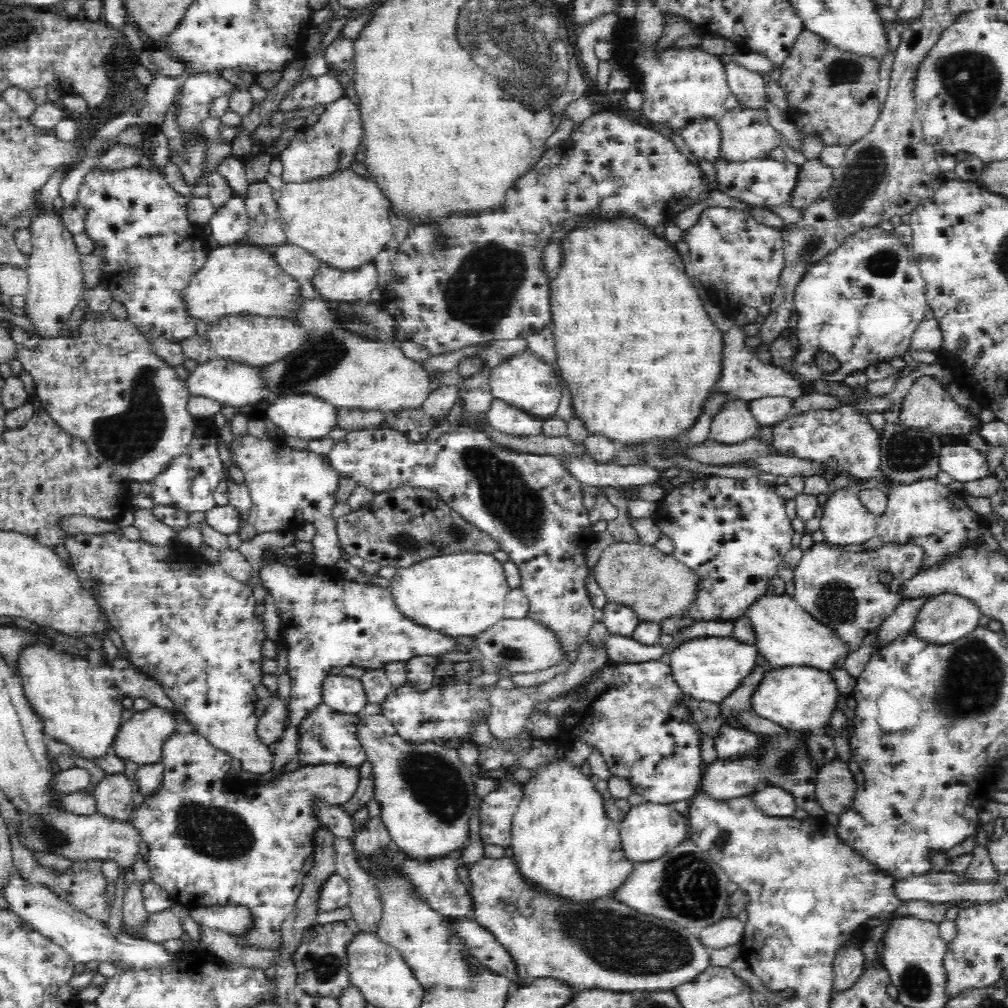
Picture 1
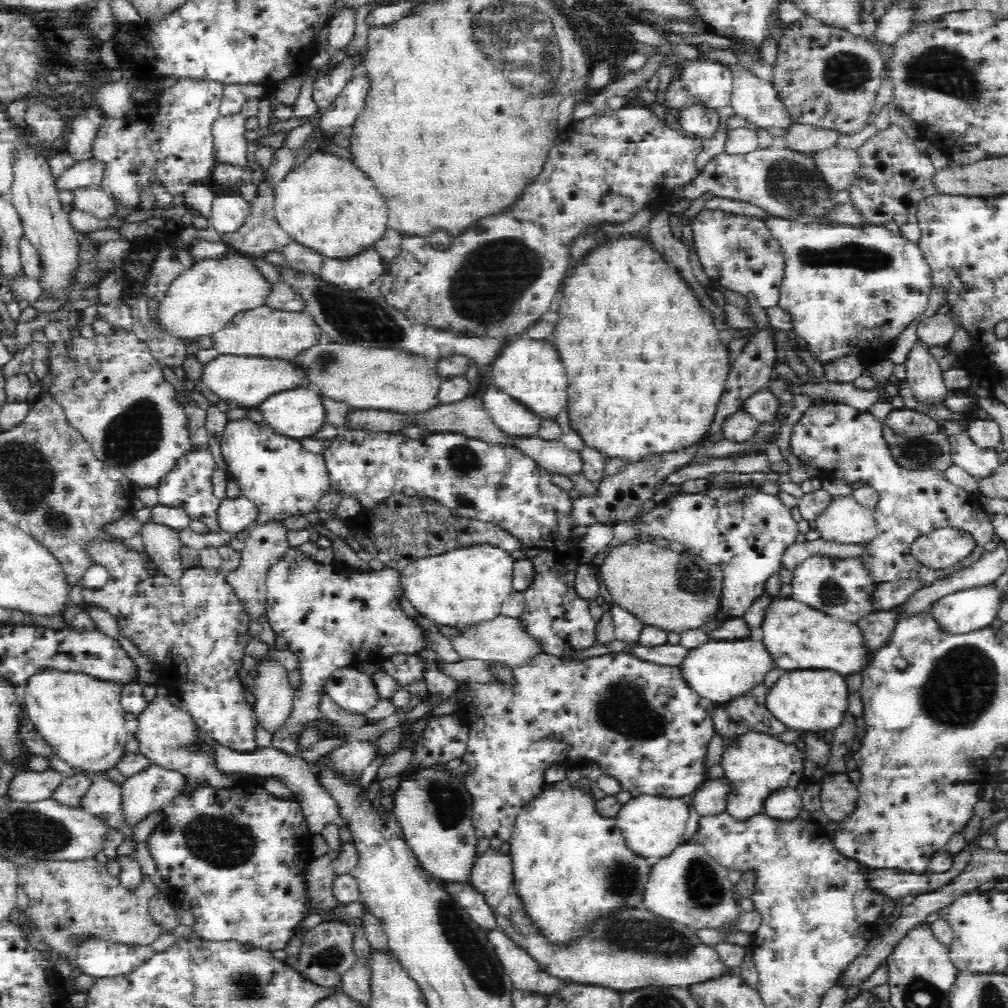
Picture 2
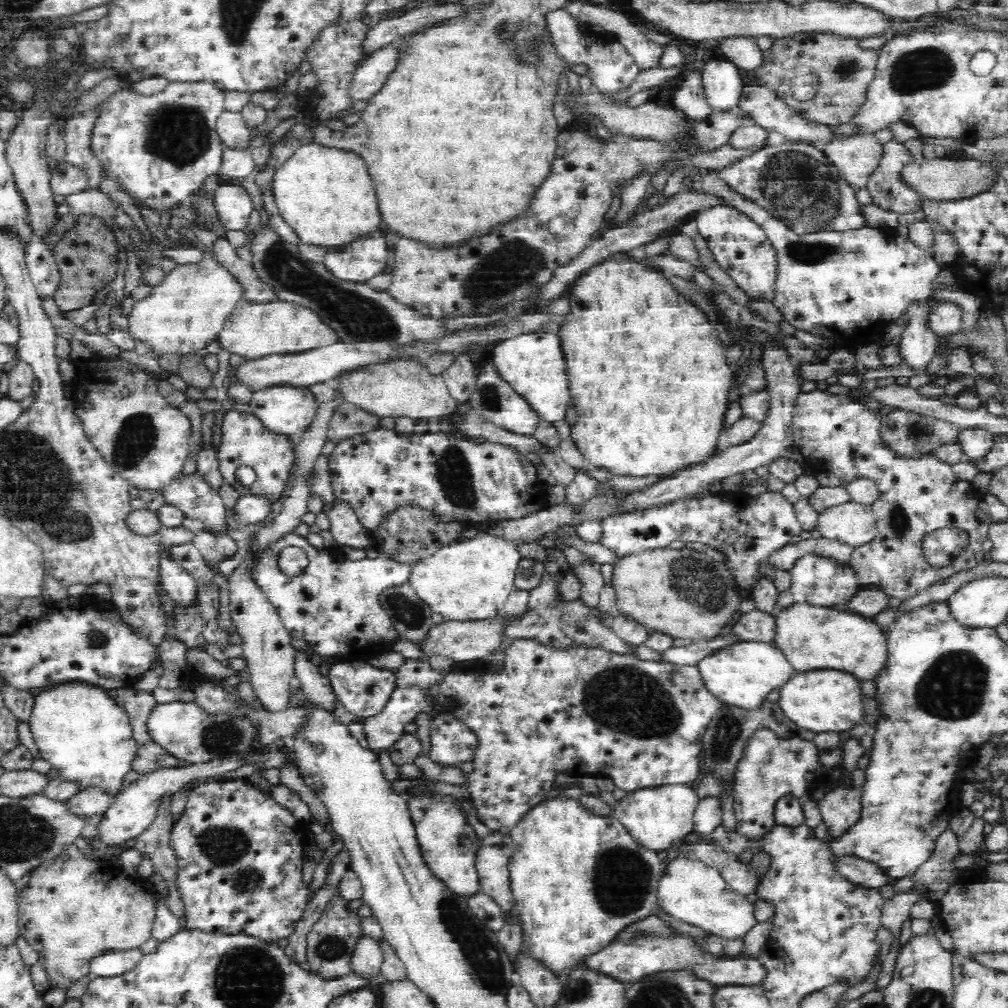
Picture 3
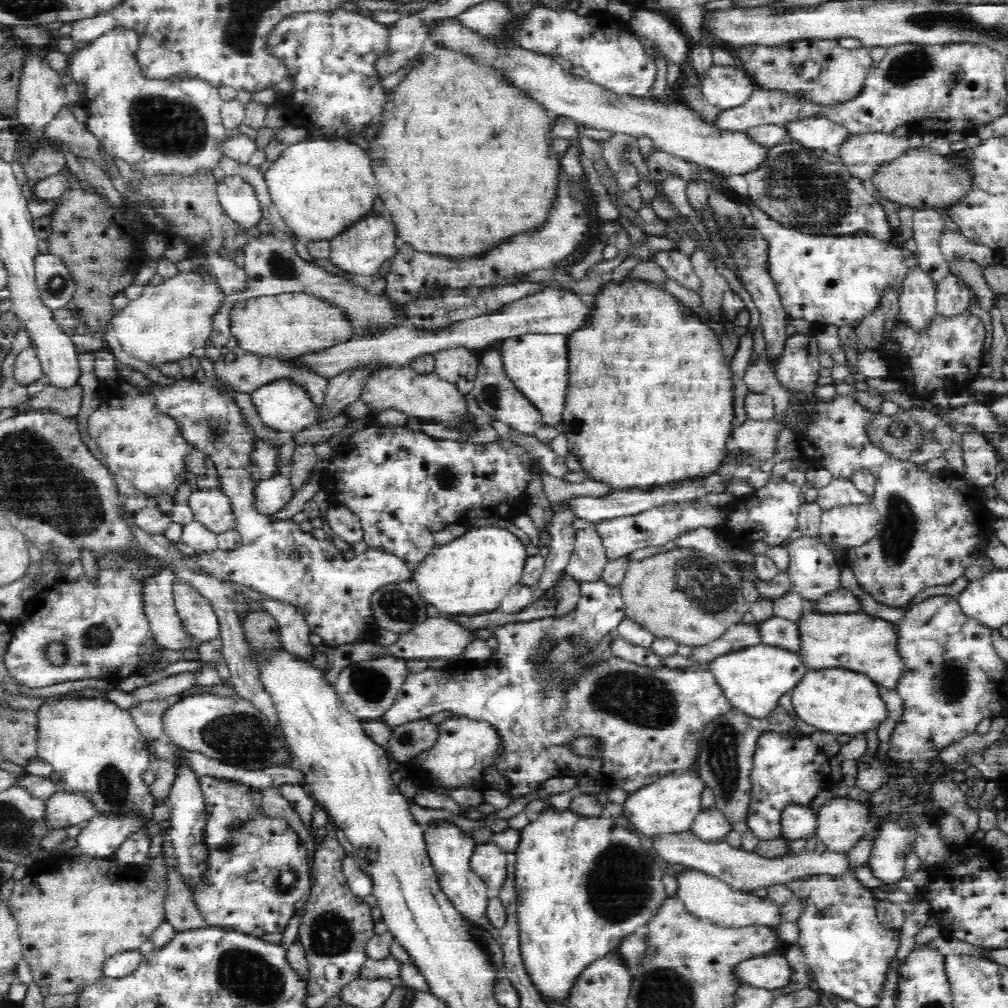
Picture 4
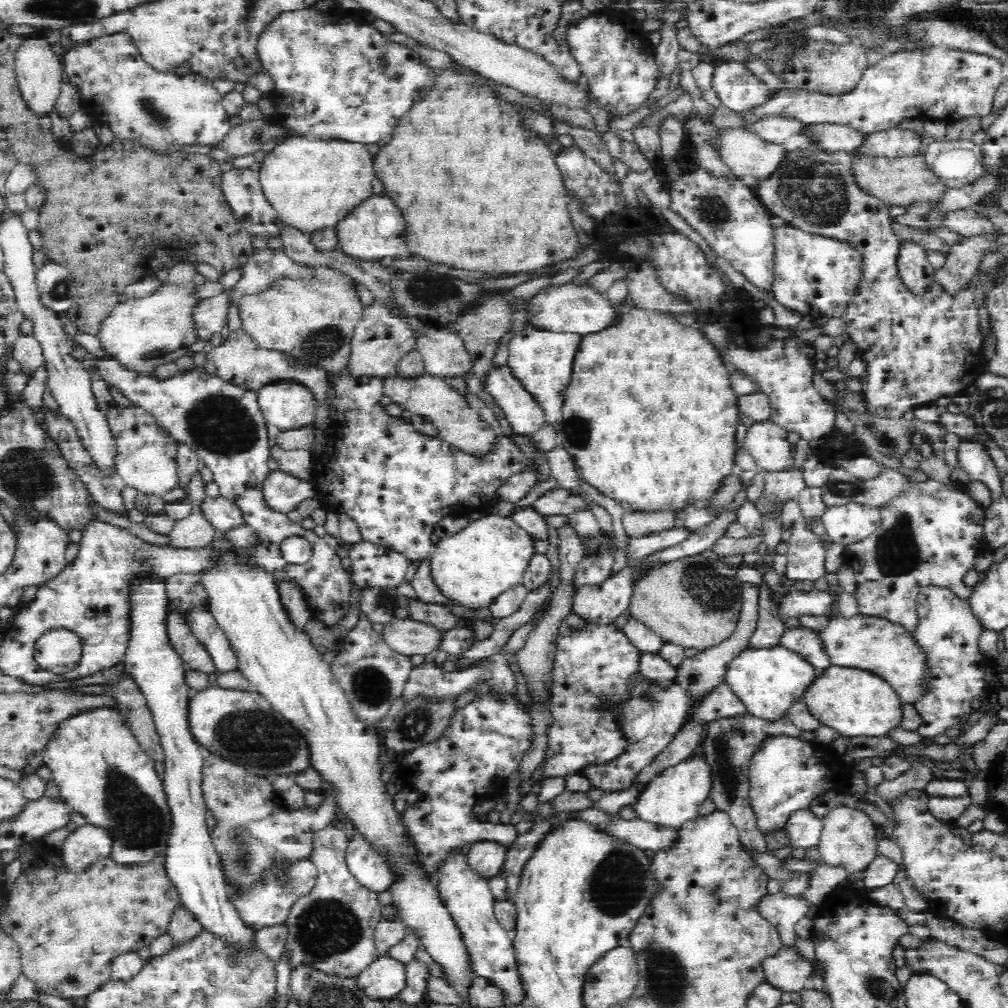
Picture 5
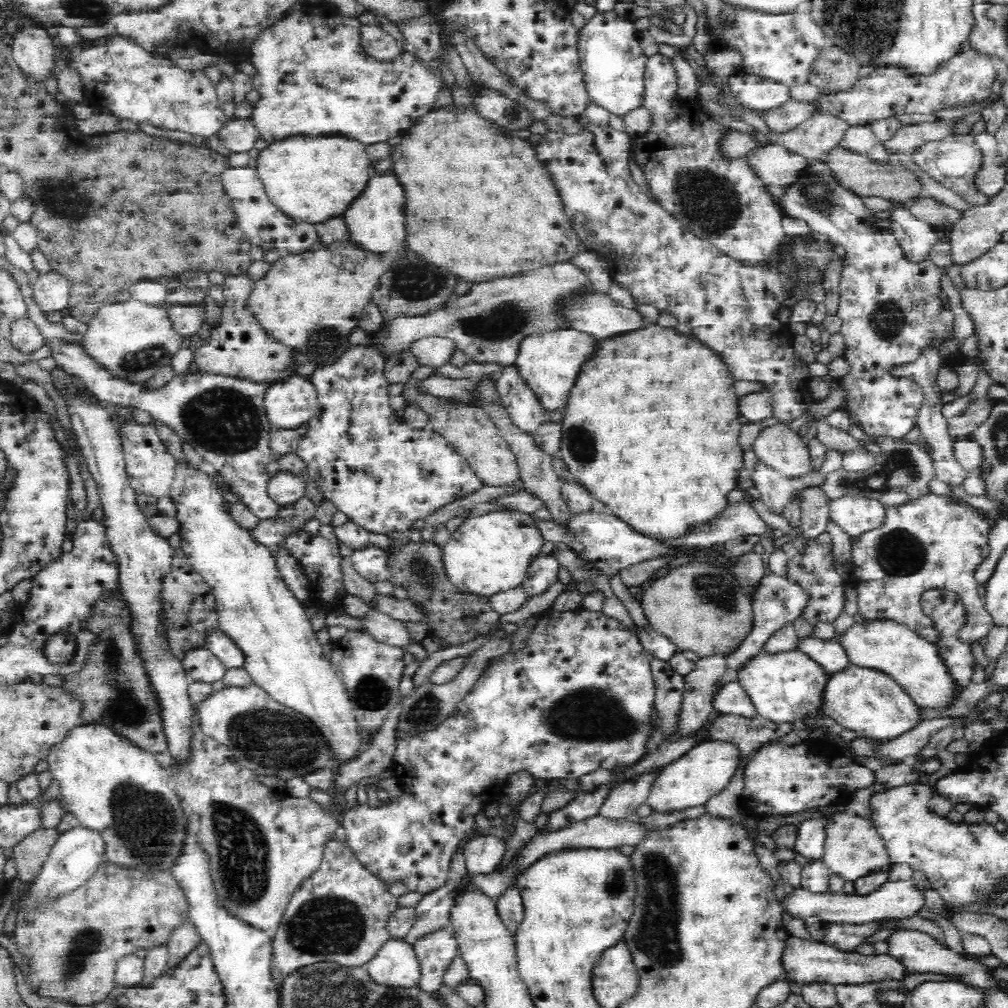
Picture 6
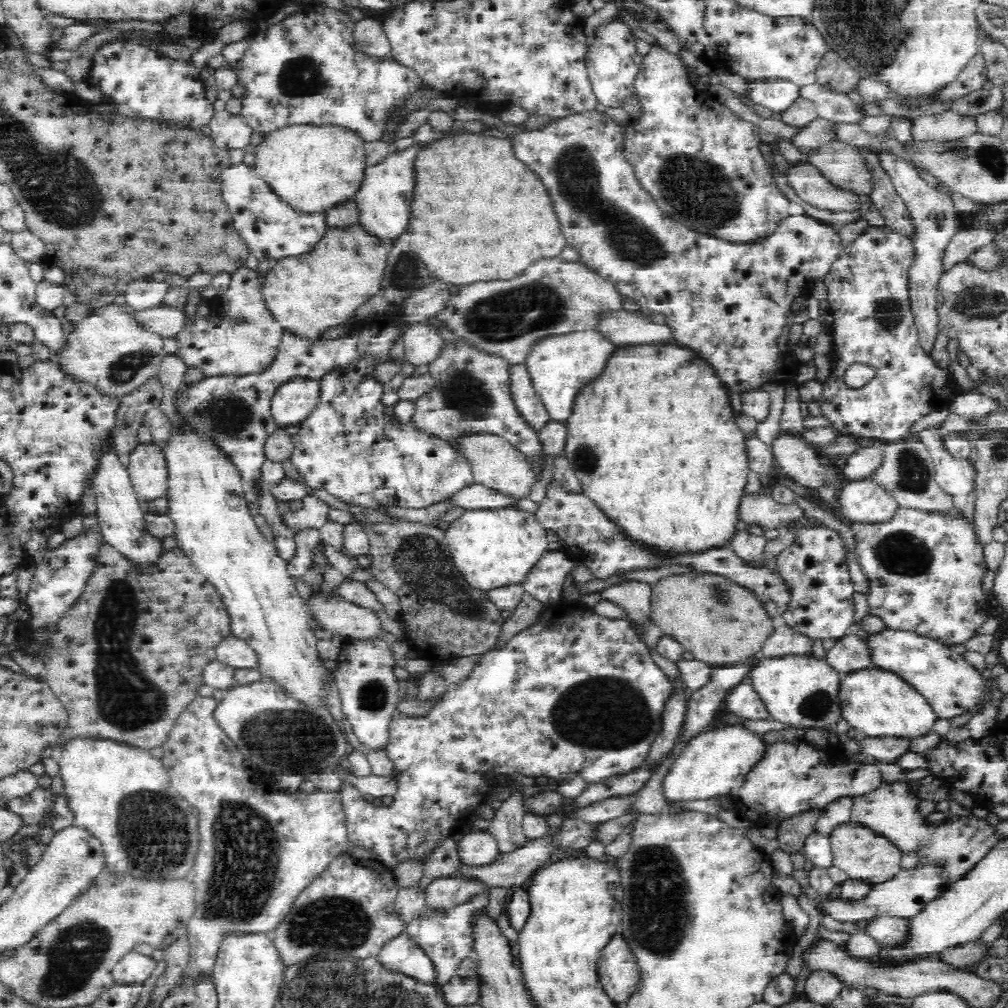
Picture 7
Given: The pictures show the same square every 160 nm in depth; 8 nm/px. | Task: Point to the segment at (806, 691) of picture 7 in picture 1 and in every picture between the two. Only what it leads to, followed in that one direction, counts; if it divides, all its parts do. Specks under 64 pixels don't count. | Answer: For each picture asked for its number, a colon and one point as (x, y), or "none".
1: (709, 669)
2: (722, 671)
3: (742, 675)
4: (753, 679)
5: (768, 681)
6: (786, 687)

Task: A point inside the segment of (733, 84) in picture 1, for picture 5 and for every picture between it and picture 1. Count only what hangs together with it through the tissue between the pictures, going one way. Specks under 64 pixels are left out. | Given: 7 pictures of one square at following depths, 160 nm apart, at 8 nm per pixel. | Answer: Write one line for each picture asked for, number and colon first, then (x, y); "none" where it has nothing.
2: (756, 100)
3: (769, 112)
4: (815, 133)
5: (832, 137)

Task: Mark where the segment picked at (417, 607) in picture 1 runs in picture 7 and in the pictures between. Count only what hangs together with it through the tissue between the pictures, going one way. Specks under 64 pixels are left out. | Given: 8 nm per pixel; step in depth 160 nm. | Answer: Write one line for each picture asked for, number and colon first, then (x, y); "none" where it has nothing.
2: (469, 585)
3: (468, 580)
4: (470, 575)
5: (471, 568)
6: (485, 555)
7: (495, 548)

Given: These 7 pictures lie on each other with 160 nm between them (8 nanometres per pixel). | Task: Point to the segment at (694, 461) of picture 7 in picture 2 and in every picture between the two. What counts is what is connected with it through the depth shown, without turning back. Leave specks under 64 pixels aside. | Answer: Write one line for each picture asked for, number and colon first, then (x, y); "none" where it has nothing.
2: (647, 368)
3: (649, 384)
4: (654, 408)
5: (649, 420)
6: (651, 429)

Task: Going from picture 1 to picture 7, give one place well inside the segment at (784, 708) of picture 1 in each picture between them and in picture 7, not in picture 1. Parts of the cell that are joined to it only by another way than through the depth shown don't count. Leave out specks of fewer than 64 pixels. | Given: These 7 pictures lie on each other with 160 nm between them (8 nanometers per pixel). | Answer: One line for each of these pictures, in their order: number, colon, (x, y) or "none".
2: (812, 701)
3: (828, 700)
4: (840, 701)
5: (855, 702)
6: (868, 702)
7: (878, 703)

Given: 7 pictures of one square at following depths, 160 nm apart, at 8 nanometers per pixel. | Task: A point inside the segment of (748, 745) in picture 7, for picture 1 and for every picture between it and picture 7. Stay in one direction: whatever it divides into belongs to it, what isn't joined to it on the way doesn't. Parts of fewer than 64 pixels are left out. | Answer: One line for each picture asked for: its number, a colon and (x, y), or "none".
1: (648, 831)
2: (652, 825)
3: (657, 817)
4: (669, 805)
5: (673, 798)
6: (706, 769)

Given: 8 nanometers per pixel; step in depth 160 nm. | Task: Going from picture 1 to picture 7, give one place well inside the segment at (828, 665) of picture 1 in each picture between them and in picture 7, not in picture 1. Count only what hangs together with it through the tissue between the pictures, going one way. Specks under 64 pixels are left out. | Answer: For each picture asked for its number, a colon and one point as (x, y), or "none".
2: (799, 637)
3: (812, 637)
4: (866, 644)
5: (884, 648)
6: (915, 663)
7: (954, 688)

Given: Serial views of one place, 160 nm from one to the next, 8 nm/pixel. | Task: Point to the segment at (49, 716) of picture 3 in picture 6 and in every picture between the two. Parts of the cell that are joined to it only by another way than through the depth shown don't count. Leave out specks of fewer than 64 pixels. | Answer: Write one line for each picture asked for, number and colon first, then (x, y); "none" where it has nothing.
4: (96, 751)
5: (101, 771)
6: (110, 785)

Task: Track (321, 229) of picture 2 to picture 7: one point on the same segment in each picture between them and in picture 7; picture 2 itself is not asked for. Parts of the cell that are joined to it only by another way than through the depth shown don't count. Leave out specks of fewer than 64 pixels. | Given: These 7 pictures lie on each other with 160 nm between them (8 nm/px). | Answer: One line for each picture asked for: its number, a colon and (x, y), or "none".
3: (324, 193)
4: (319, 187)
5: (312, 184)
6: (312, 179)
7: (313, 168)

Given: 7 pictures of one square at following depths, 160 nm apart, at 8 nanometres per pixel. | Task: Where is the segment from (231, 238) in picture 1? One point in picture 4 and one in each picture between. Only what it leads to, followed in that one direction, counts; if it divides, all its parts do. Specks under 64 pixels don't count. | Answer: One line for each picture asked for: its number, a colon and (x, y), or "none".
2: (229, 209)
3: (232, 202)
4: (237, 197)

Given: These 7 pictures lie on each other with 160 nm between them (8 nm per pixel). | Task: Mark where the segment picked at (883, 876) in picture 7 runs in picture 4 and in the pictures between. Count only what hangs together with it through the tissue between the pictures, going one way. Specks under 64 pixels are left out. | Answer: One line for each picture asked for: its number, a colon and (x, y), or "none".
4: (842, 821)
5: (848, 839)
6: (853, 849)

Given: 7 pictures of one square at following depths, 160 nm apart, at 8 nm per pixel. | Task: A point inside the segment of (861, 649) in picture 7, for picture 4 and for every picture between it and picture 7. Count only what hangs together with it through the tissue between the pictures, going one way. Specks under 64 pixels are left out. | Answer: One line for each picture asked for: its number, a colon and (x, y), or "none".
4: (775, 631)
5: (808, 643)
6: (830, 654)

